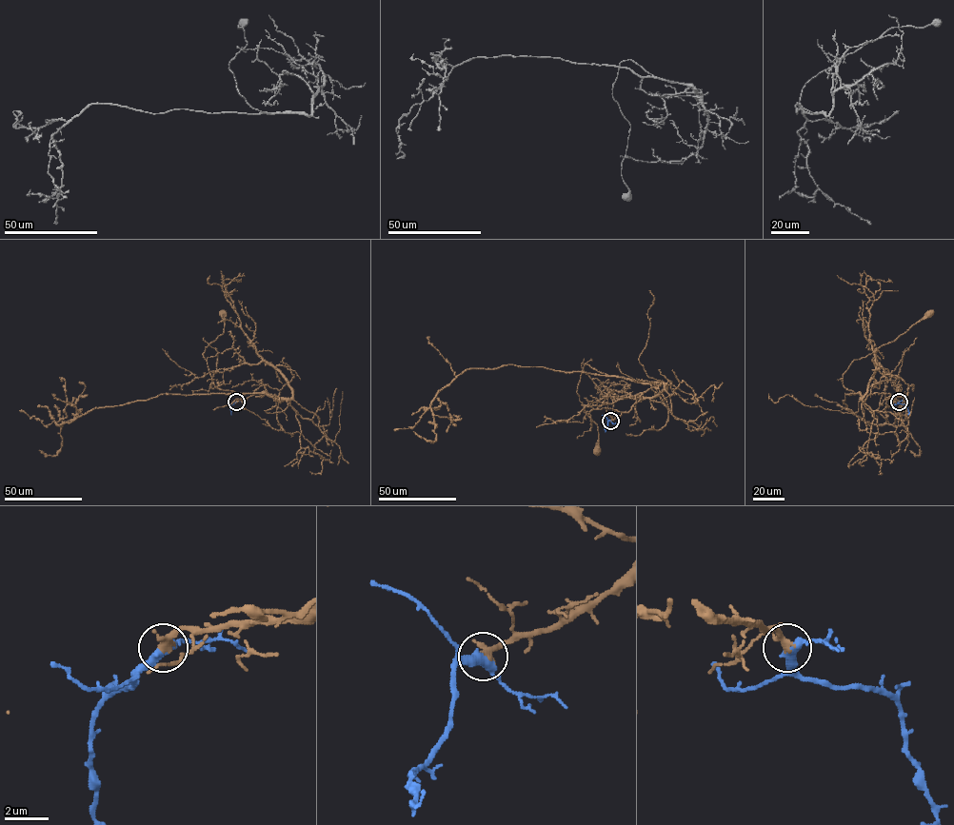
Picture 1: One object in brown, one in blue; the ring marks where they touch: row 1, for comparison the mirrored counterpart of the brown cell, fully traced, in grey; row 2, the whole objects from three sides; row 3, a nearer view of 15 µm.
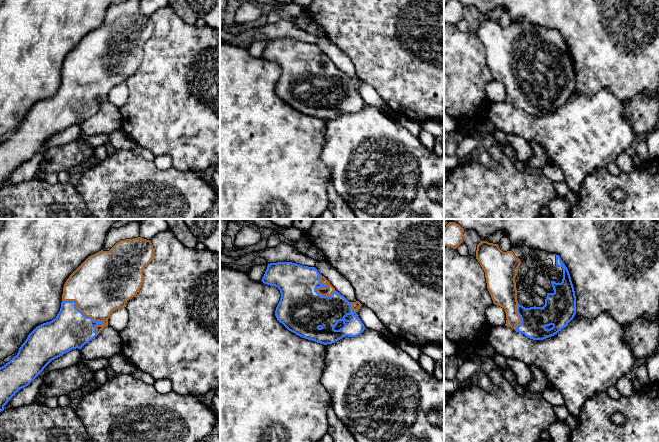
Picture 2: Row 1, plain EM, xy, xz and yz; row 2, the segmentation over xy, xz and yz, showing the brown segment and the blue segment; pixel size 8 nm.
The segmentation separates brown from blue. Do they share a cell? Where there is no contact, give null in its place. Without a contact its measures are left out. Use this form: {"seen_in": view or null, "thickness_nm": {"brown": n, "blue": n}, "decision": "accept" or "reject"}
{"seen_in": "xy", "thickness_nm": {"brown": 440, "blue": 320}, "decision": "accept"}

